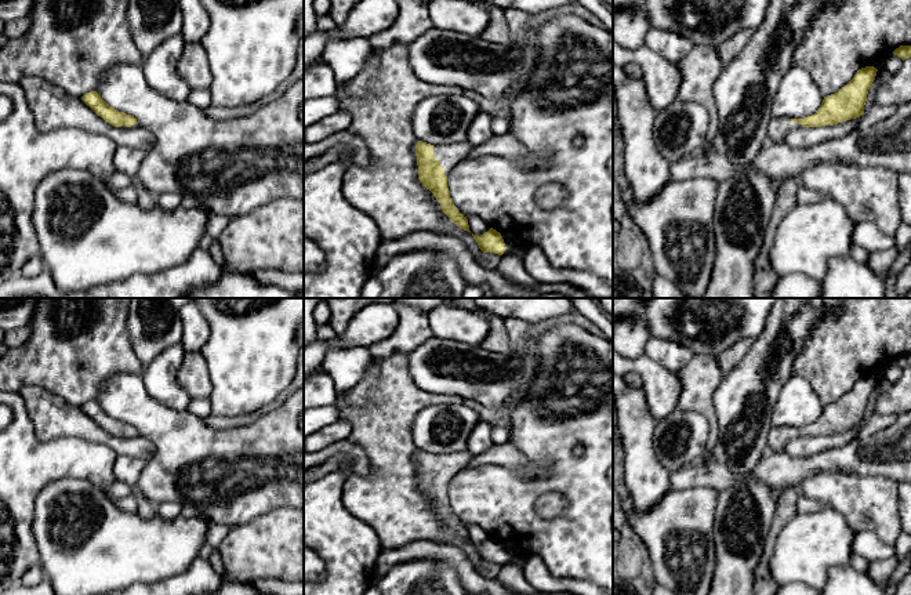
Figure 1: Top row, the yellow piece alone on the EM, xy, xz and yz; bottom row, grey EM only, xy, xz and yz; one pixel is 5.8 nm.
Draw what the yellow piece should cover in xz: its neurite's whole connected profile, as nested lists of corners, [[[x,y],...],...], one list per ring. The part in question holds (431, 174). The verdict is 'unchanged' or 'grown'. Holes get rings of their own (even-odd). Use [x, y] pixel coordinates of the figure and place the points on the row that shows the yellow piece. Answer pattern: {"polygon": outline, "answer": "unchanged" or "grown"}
{"polygon": [[[467,139],[451,145],[431,145],[422,141],[415,145],[420,182],[433,193],[450,221],[468,232],[471,231],[467,217],[451,202],[447,174],[461,159],[469,155],[471,149],[472,146]]], "answer": "grown"}

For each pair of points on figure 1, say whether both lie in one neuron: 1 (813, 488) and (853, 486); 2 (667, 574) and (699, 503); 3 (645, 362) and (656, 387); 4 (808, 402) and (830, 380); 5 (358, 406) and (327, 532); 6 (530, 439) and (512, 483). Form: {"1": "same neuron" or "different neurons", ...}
{"1": "same neuron", "2": "same neuron", "3": "same neuron", "4": "different neurons", "5": "different neurons", "6": "same neuron"}

